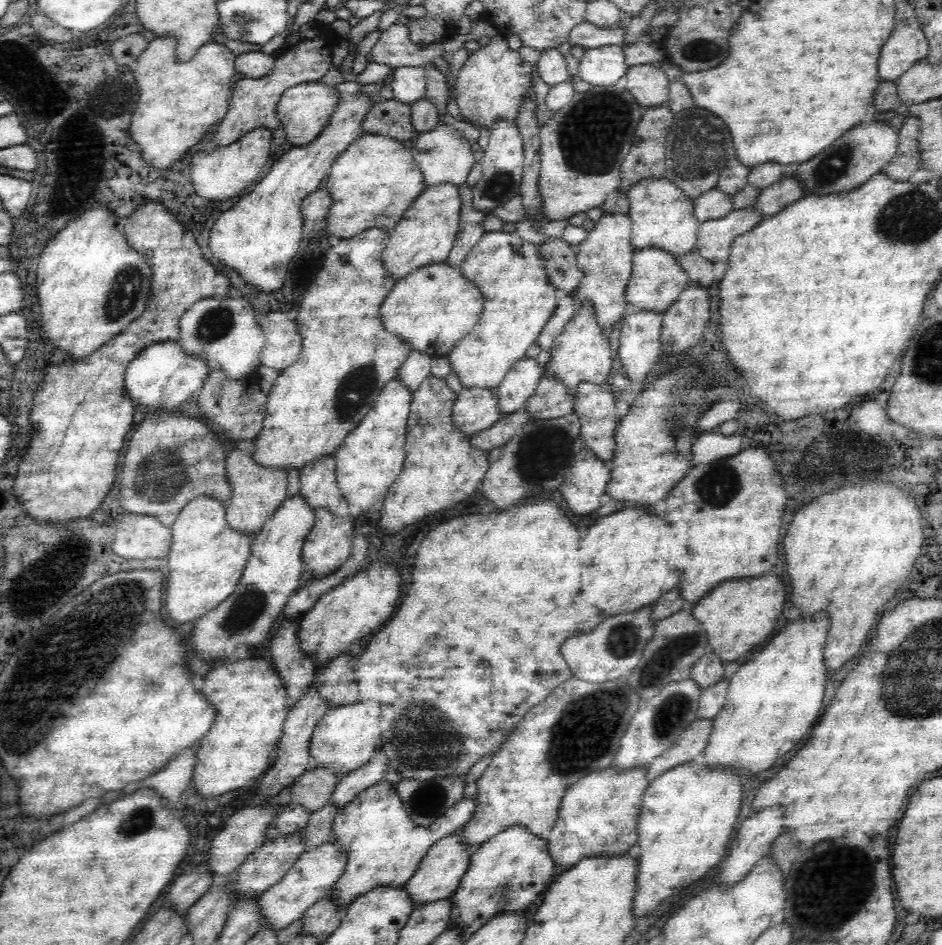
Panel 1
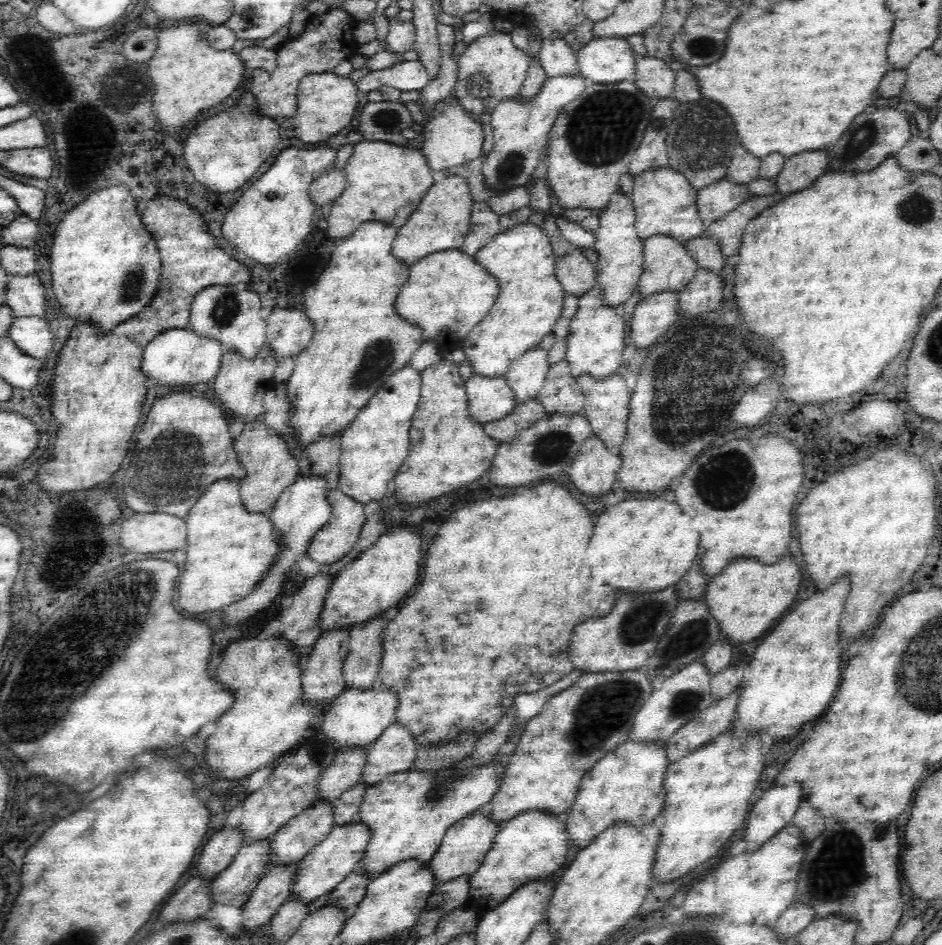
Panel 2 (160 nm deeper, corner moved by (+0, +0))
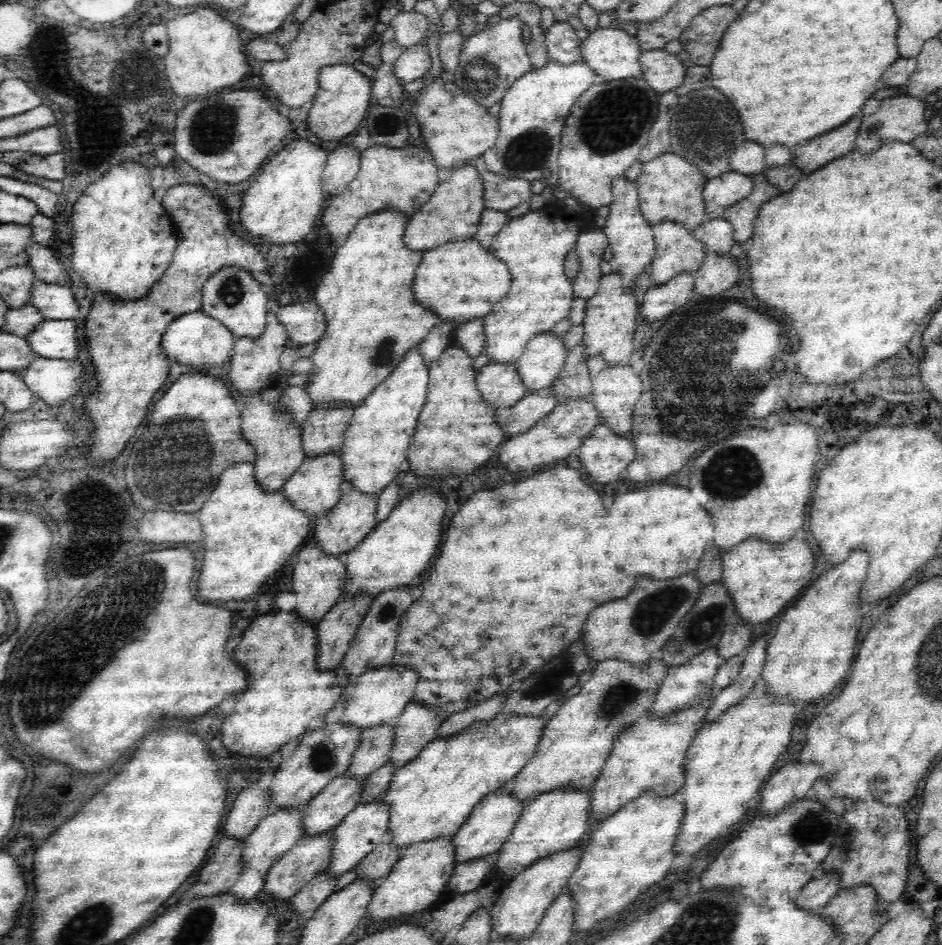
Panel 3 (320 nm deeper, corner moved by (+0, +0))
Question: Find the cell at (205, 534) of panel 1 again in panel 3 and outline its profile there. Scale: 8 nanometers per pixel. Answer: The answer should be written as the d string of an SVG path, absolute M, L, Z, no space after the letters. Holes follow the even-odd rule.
M238 462L232 467L221 472L218 484L215 486L208 500L198 510L197 517L204 526L206 540L204 540L204 562L198 582L198 596L202 602L214 602L214 600L244 600L258 592L258 588L266 582L266 578L276 572L278 568L288 567L295 553L304 546L304 540L308 536L308 530L313 527L309 516L301 510L297 510L285 498L283 489L278 488L274 492L263 490L254 475L253 462Z

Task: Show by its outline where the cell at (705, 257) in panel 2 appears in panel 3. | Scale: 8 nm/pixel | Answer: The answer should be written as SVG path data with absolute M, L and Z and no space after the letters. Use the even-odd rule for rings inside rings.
M724 218L705 220L692 230L693 236L703 242L706 251L726 254L735 244L732 225Z

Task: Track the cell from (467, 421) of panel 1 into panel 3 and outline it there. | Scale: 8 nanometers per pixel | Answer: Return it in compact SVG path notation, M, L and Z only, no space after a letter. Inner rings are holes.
M491 363L478 370L475 383L492 408L516 404L527 392L514 363Z

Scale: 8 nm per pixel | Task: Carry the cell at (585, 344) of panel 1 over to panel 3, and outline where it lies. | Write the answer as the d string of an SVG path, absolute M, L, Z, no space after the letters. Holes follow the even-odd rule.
M618 272L603 275L599 289L586 301L586 316L582 324L585 333L582 341L588 359L601 354L607 366L616 366L629 361L634 352L632 340L636 332L636 323L640 318L640 304L634 294L636 284L637 281L628 288L623 288L621 275L618 275Z

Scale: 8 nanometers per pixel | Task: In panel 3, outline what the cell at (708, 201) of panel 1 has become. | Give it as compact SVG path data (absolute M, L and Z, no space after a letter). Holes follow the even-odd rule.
M736 171L709 179L703 190L707 220L723 217L729 206L750 194L752 186L749 176Z

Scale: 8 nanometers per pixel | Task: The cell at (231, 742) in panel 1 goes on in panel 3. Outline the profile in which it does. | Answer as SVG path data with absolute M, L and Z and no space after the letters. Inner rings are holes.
M276 610L256 618L244 631L240 643L233 651L233 659L244 666L248 674L248 686L234 706L234 712L222 724L222 742L230 752L242 756L266 758L284 746L290 738L302 737L332 710L345 691L352 685L349 674L338 664L334 670L317 668L317 634L316 625L302 620L294 610Z

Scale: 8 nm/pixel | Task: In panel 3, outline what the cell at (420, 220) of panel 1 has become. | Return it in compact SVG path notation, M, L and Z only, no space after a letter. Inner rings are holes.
M462 164L440 179L430 200L410 217L404 242L412 250L429 251L446 242L473 238L478 232L485 208L485 190L481 174L474 164Z

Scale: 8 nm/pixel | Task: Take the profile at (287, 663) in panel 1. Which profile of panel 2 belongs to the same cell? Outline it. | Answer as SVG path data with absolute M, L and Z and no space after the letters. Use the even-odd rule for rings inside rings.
M323 565L322 570L315 576L304 578L302 581L302 586L299 588L298 592L293 596L293 602L290 607L285 608L280 613L280 628L278 635L281 635L282 639L289 640L297 652L299 658L306 659L312 648L314 642L318 640L322 630L319 624L321 610L323 608L323 602L325 601L325 596L327 592L330 592L330 588L334 584L334 579L336 575L329 574L331 566Z

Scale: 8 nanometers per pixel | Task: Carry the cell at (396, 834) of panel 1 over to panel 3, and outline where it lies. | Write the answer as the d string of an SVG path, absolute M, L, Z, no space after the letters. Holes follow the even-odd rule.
M503 709L489 721L474 721L471 726L450 736L436 736L416 758L395 770L389 788L380 796L389 806L390 832L396 846L408 846L420 840L435 840L454 836L470 816L473 808L490 792L514 780L522 767L531 759L548 722L540 714L536 716L510 716Z

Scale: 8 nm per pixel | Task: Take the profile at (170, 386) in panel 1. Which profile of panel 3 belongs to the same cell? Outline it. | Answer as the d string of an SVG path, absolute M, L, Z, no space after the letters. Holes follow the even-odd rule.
M202 310L182 314L178 319L168 325L162 337L161 348L167 358L174 360L178 364L192 366L194 370L200 370L202 364L210 366L220 366L230 358L231 348L237 338L221 322L210 318Z

